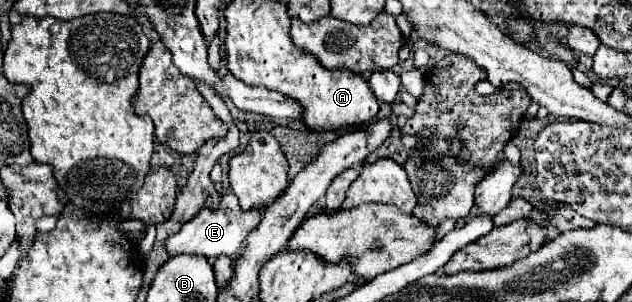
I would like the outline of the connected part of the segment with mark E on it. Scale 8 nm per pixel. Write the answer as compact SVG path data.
M229 192L221 198L221 204L219 204L217 212L211 212L209 208L203 208L195 218L185 222L183 228L175 236L169 236L167 238L167 252L169 252L169 256L185 254L185 252L187 254L201 254L205 258L217 258L221 254L233 256L233 254L239 252L247 234L259 224L259 218L261 218L259 208L241 210L233 192Z

